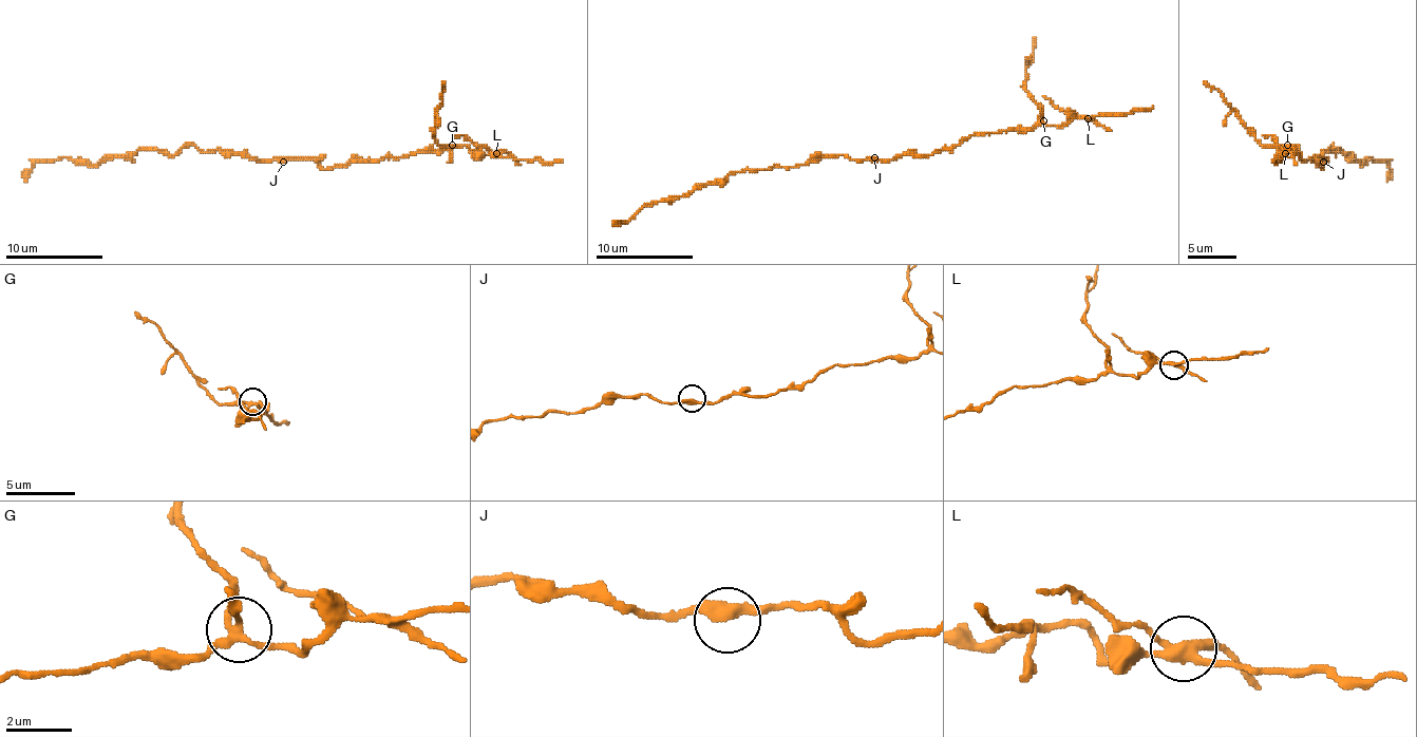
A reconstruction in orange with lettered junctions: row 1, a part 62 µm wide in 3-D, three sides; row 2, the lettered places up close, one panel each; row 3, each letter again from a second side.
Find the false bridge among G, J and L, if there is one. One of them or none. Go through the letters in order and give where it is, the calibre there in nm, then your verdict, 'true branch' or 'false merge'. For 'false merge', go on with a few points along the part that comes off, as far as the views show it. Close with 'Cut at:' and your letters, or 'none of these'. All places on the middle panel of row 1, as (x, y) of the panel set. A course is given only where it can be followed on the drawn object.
G: at (1043, 120); 220 nm thick; true branch
J: at (874, 157); 320 nm thick; true branch
L: at (1088, 118); 280 nm thick; false merge; foreign part runs (1087, 118), (1057, 109), (1043, 96)
Cut at: L

